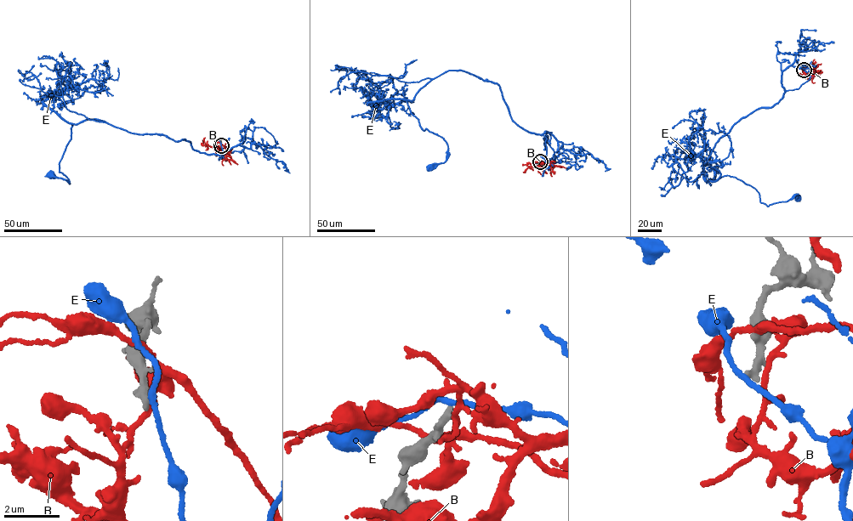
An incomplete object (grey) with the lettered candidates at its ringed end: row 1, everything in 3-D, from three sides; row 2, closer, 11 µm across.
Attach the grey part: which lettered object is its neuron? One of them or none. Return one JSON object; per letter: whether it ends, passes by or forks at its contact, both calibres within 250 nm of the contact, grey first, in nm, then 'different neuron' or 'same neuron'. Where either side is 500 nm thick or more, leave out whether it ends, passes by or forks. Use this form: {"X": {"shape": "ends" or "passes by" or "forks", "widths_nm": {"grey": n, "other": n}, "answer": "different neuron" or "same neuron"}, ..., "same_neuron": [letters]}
{"B": {"shape": "forks", "widths_nm": {"grey": 280, "other": 150}, "answer": "different neuron"}, "E": {"shape": "passes by", "widths_nm": {"grey": 280, "other": 170}, "answer": "different neuron"}, "same_neuron": []}

